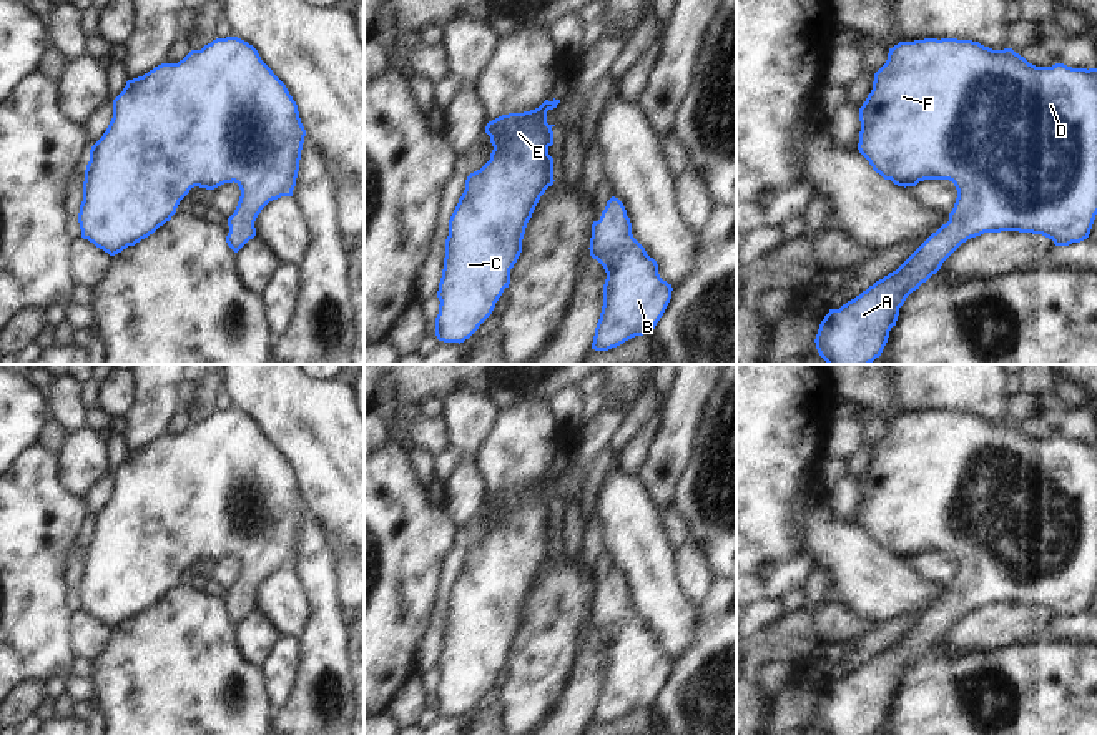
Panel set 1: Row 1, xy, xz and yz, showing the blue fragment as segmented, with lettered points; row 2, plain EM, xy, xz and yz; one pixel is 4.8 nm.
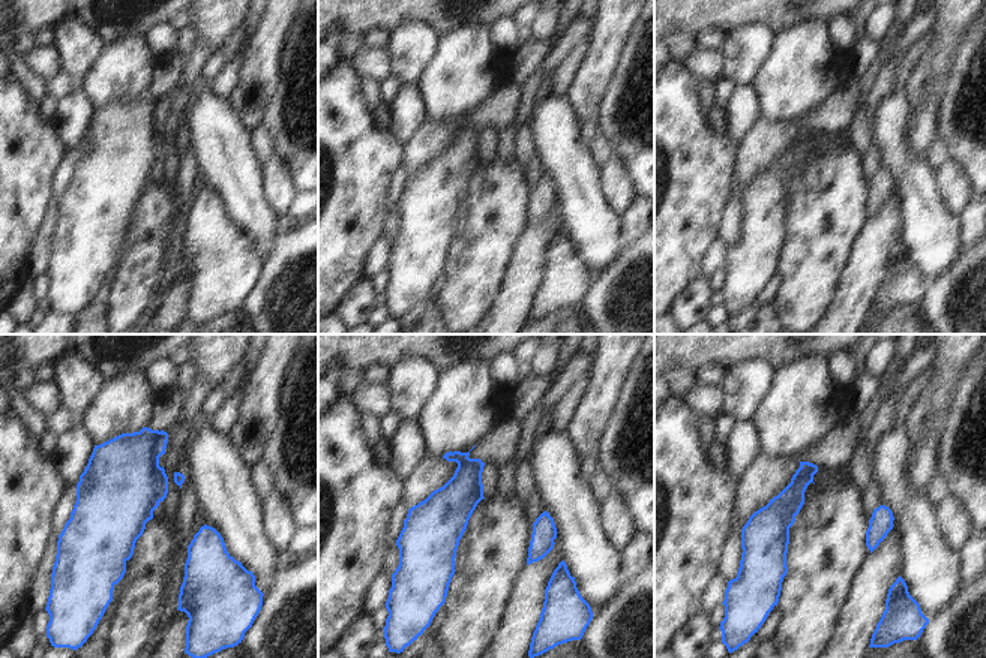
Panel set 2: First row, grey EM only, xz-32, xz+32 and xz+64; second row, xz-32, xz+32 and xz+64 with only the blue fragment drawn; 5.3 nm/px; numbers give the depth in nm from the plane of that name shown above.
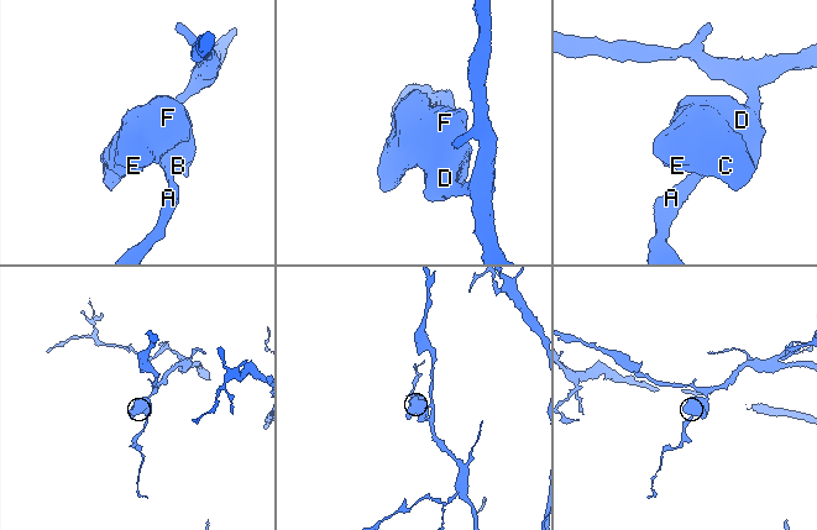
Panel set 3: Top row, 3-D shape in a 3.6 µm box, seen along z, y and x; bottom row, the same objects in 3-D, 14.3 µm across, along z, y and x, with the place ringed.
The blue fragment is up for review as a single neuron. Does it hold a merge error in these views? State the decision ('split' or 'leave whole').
leave whole

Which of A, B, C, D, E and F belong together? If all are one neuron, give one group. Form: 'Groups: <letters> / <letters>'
Groups: A B C D E F

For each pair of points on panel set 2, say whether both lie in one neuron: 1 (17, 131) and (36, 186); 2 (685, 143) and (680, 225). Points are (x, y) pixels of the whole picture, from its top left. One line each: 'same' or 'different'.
1: same
2: same

